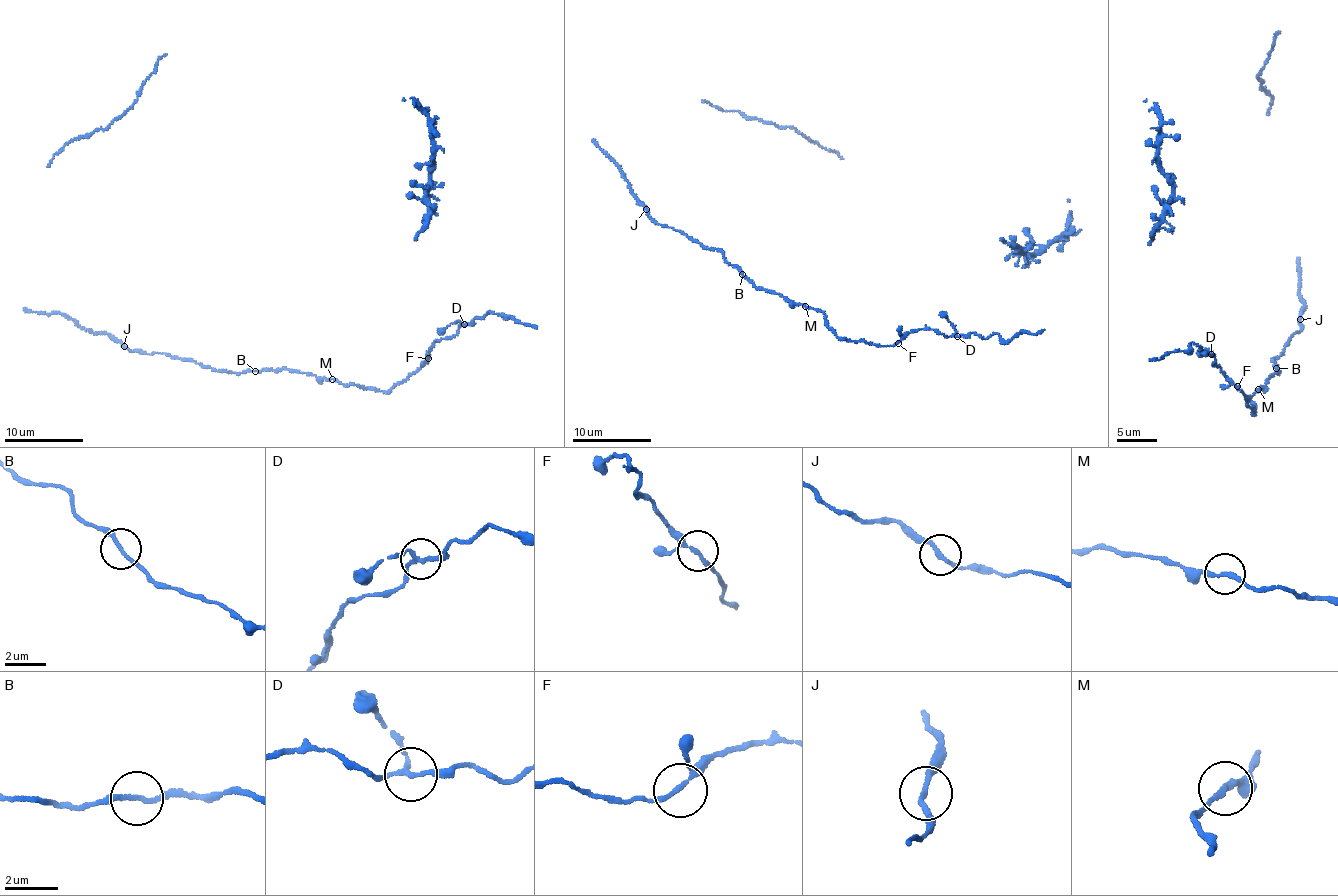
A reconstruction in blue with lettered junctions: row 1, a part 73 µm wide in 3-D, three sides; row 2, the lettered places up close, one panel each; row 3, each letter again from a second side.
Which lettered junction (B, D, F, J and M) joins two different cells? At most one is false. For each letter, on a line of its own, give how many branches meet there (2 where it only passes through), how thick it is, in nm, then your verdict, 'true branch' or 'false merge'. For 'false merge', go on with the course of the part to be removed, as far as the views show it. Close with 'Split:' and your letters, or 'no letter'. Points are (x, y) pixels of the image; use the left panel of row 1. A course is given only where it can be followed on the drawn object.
B: branches 2; calibre 170 nm; true branch
D: branches 3; calibre 150 nm; true branch
F: branches 3; calibre 160 nm; true branch
J: branches 2; calibre 170 nm; true branch
M: branches 2; calibre 180 nm; true branch
Split: no letter

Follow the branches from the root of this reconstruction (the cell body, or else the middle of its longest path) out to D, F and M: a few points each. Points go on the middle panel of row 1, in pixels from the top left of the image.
D: (742, 276), (790, 302), (820, 309), (838, 337), (851, 341), (892, 345), (923, 329), (957, 336)
F: (742, 276), (756, 287), (774, 291), (790, 302), (820, 309), (838, 337), (882, 346), (898, 343)
M: (742, 276), (756, 287), (774, 291), (790, 302), (805, 306)

